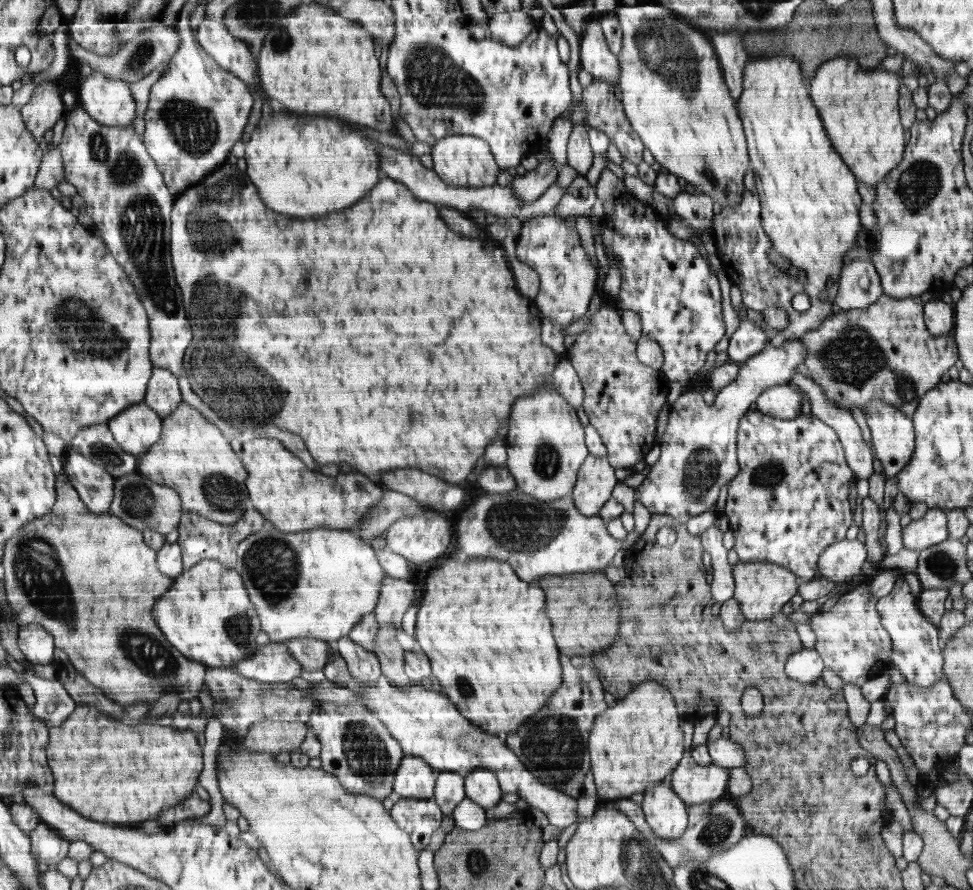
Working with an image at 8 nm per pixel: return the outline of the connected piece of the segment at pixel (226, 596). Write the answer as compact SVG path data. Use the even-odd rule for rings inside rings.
M201 560L176 576L175 585L155 605L154 618L172 647L207 668L230 668L261 650L256 638L263 624L243 577L217 560Z

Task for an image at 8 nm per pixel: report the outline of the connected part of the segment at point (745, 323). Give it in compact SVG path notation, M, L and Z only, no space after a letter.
M744 318L730 337L727 352L731 362L743 362L753 354L762 352L768 344L771 343L764 333L764 327Z

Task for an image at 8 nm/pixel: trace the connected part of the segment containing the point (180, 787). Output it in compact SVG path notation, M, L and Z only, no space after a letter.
M78 704L62 726L50 727L47 761L54 781L54 796L66 806L80 810L94 822L113 826L129 826L145 820L156 820L162 810L168 810L194 794L198 776L204 770L202 748L192 732L178 732L168 726L126 726L114 722L89 704Z

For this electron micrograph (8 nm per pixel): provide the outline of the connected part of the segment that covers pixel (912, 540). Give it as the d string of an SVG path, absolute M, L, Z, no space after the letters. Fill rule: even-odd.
M929 508L921 519L912 519L902 529L904 547L917 552L940 544L948 537L947 510Z

